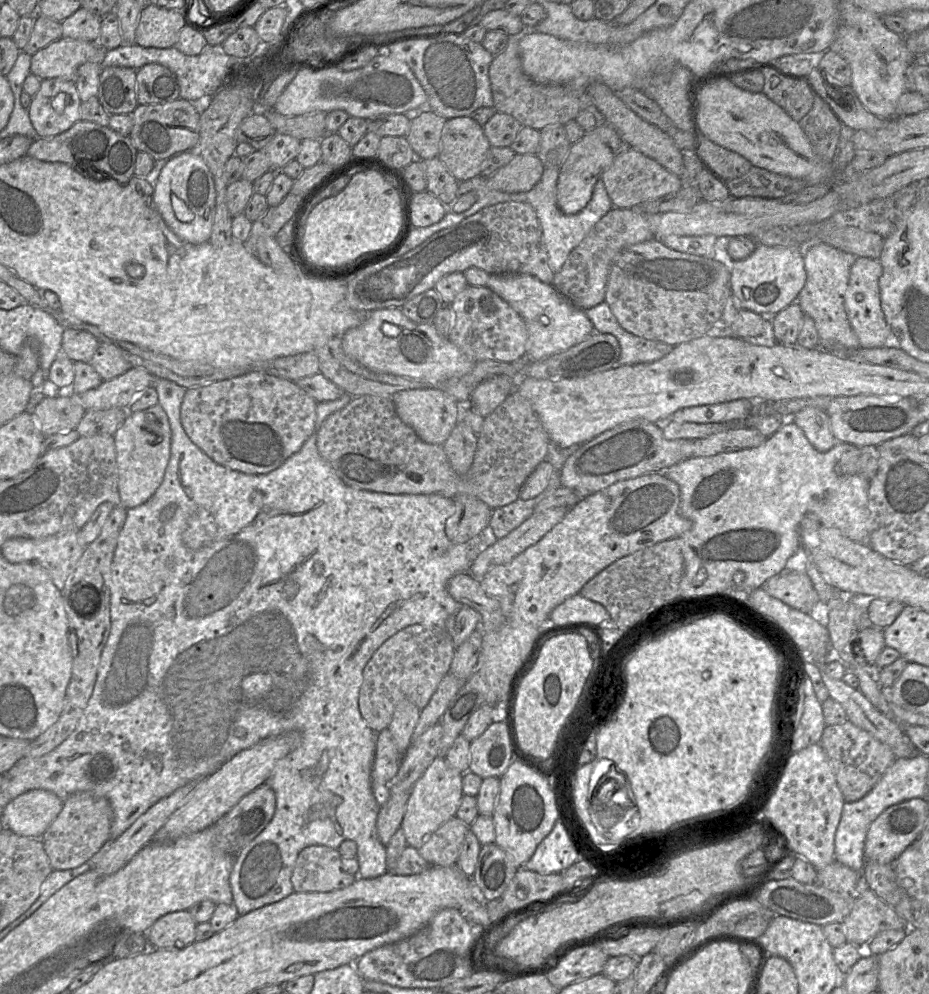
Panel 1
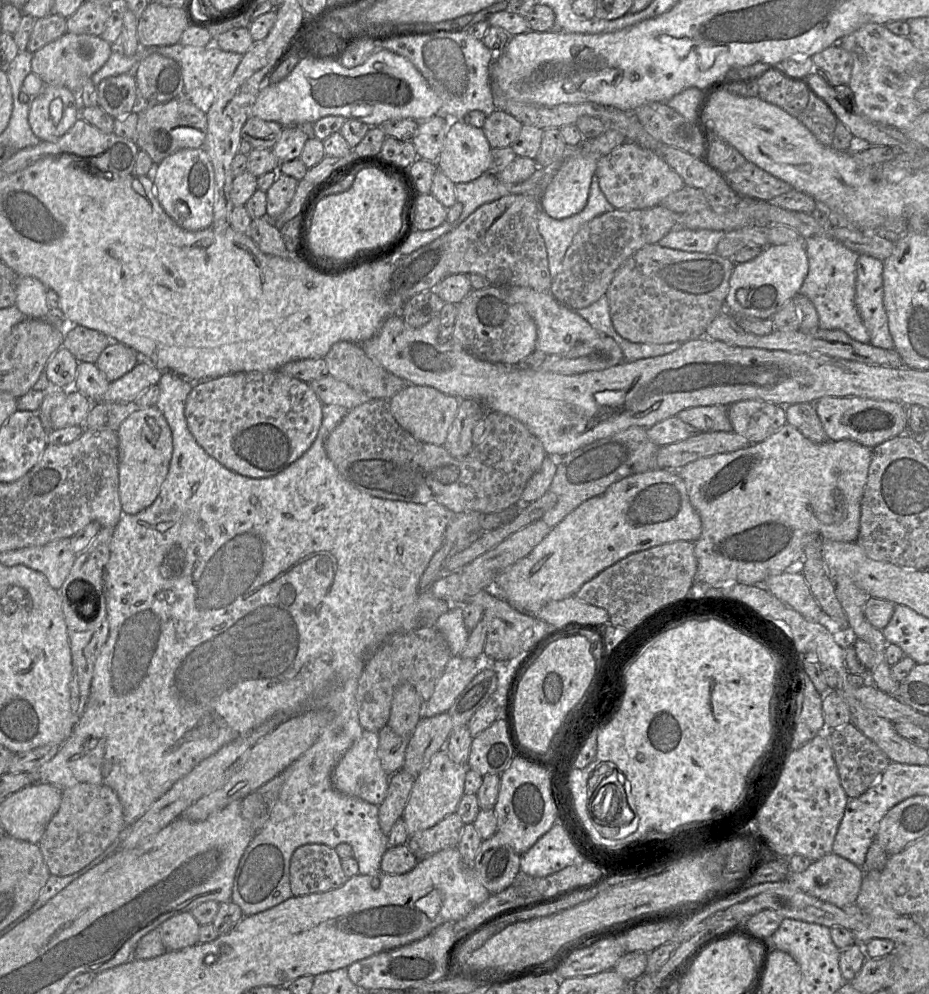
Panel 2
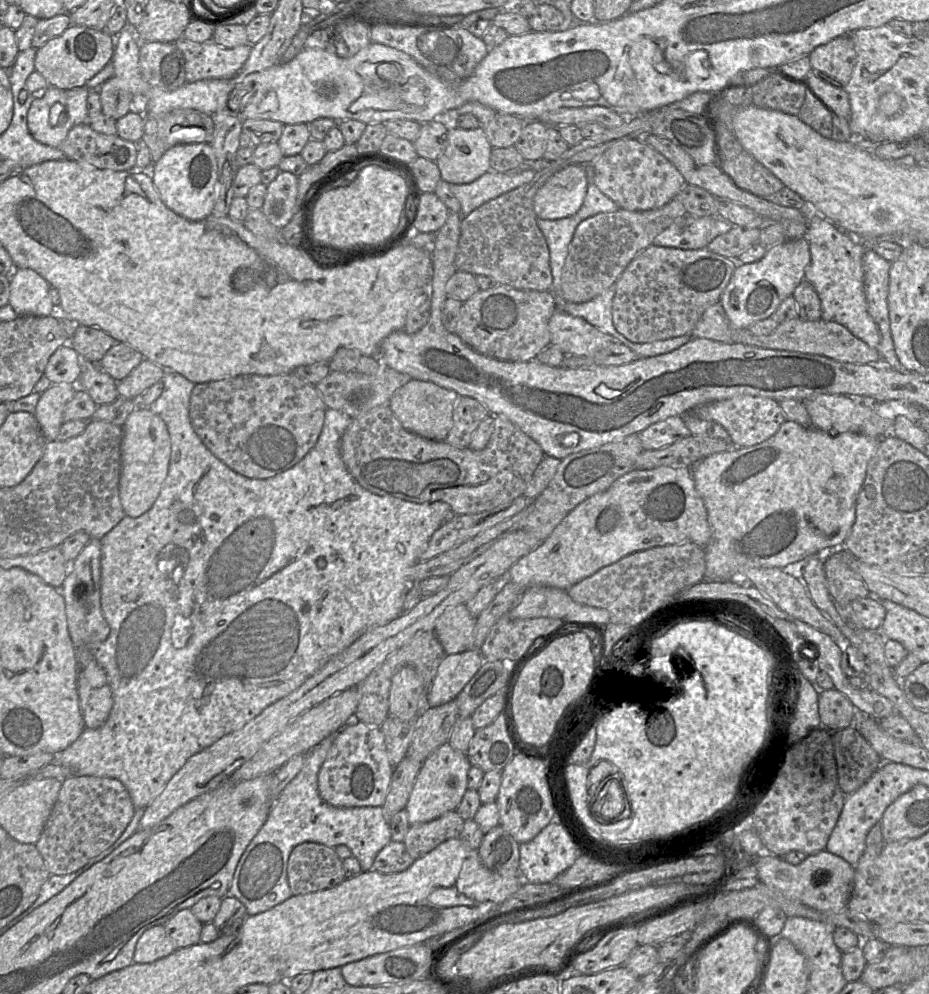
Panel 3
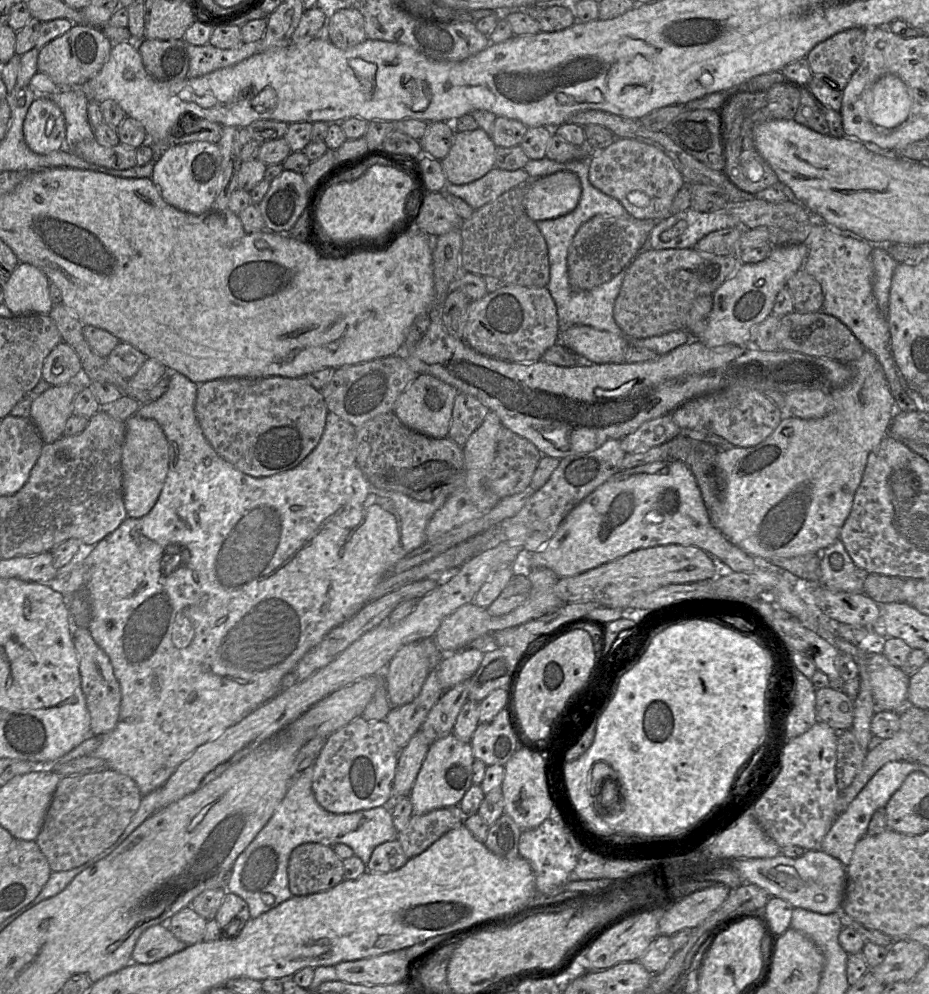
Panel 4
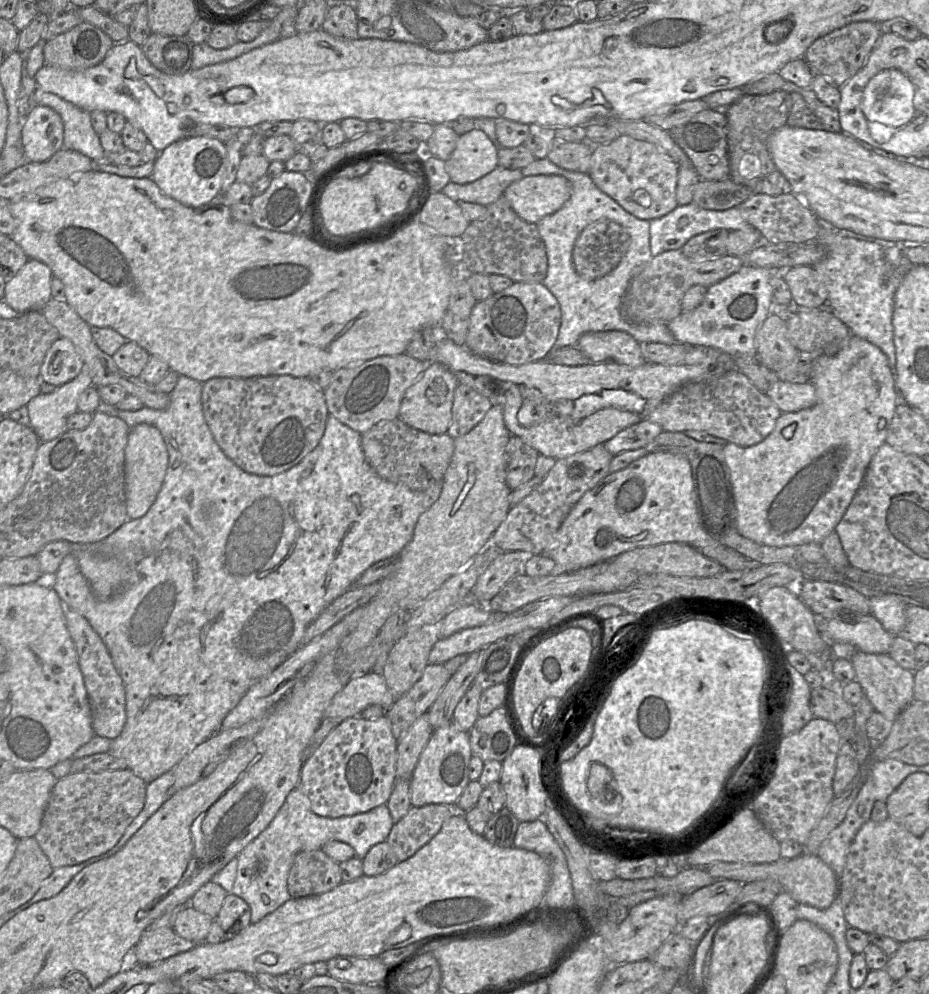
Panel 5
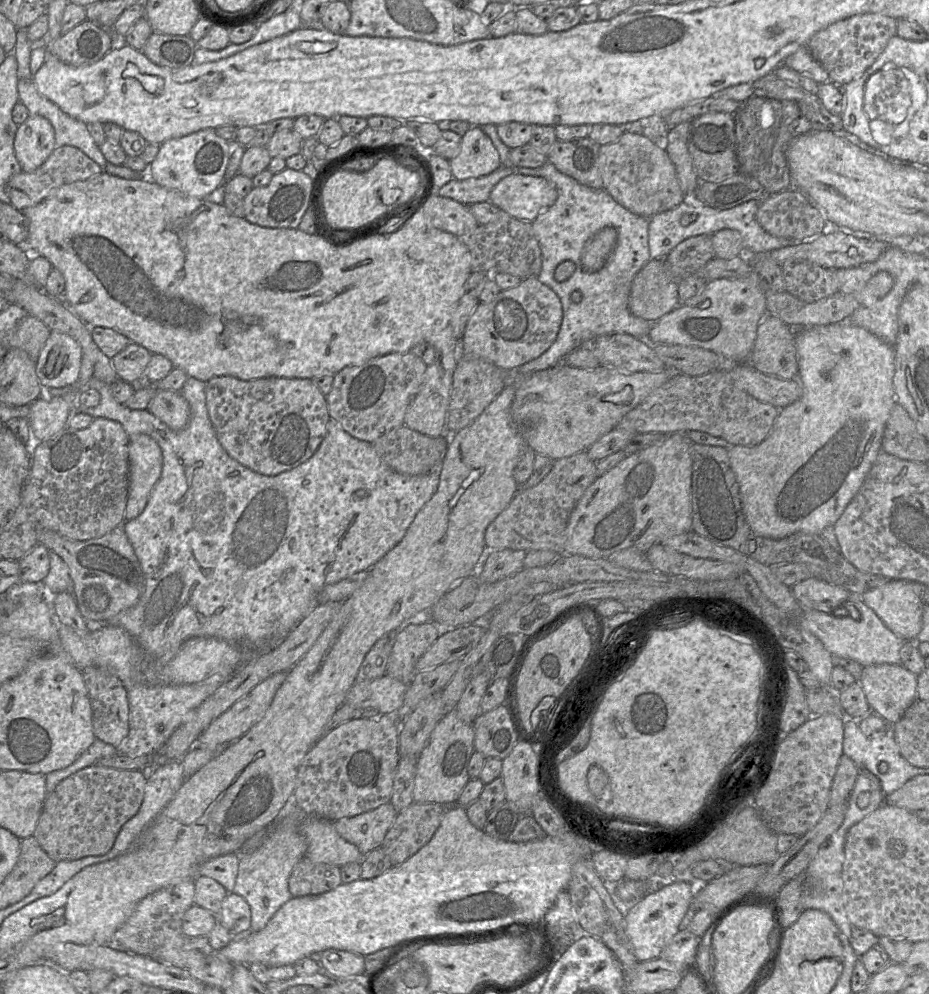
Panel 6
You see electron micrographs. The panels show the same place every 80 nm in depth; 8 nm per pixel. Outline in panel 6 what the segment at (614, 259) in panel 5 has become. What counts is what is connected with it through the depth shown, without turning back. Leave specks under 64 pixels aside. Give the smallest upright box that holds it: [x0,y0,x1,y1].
[581,227,617,272]

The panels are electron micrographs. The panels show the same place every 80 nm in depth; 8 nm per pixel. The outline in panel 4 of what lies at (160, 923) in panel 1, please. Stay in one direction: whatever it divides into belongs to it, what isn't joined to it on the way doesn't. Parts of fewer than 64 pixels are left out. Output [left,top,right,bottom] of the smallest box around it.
[167,906,206,946]

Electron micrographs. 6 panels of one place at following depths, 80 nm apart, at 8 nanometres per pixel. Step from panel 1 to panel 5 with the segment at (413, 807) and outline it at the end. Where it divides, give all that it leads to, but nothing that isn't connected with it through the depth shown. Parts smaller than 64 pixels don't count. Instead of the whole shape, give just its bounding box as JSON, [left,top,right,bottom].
[410,723,472,806]

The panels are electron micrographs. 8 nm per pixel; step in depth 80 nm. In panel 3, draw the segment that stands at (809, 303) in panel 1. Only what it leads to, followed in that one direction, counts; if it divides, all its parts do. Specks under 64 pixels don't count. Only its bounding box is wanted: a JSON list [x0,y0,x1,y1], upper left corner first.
[803,208,880,349]

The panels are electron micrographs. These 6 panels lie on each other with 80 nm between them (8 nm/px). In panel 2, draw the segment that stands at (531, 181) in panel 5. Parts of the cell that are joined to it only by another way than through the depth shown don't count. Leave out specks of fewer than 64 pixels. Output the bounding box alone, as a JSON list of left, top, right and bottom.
[540,147,600,219]

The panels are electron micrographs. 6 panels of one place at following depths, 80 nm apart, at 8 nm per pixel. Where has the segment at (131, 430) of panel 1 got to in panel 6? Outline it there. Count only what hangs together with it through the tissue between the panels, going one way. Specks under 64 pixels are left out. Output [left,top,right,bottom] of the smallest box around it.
[125,434,162,521]

